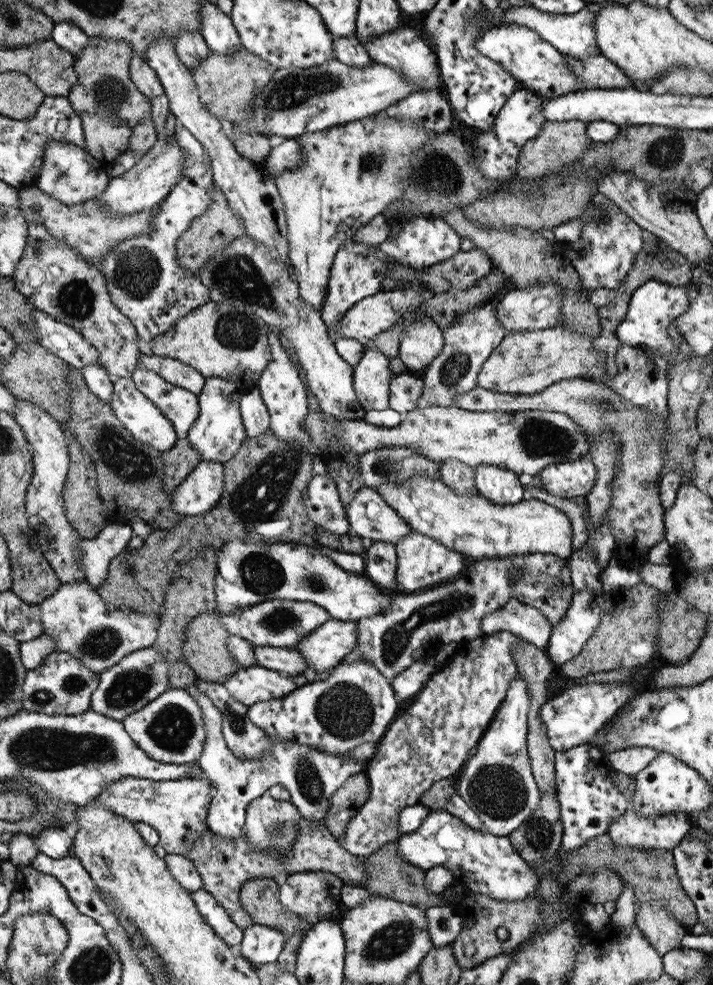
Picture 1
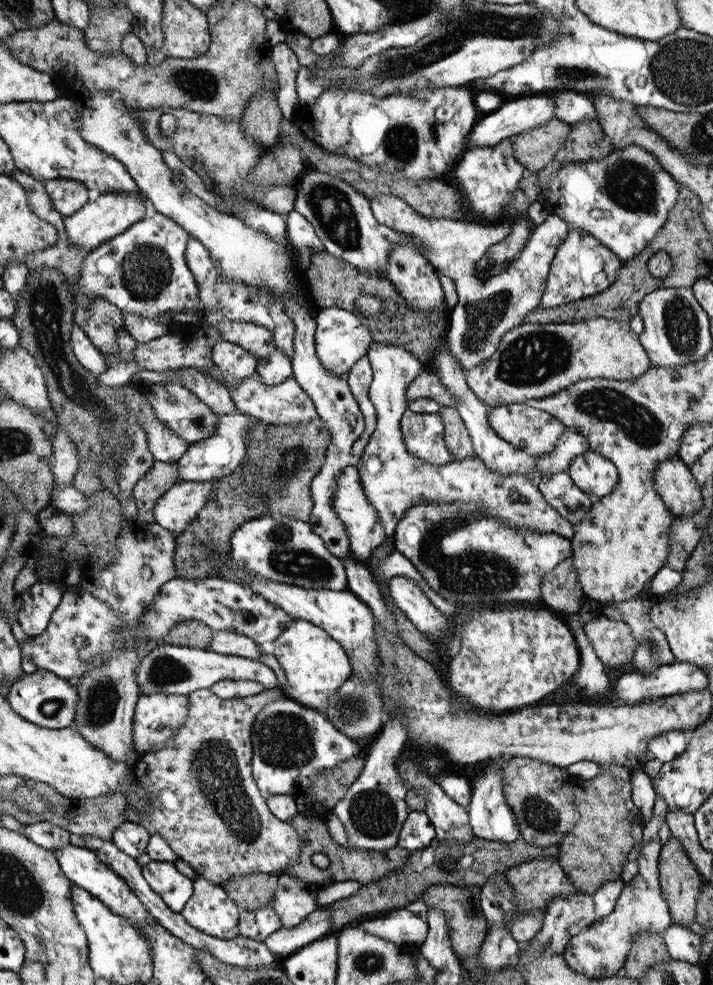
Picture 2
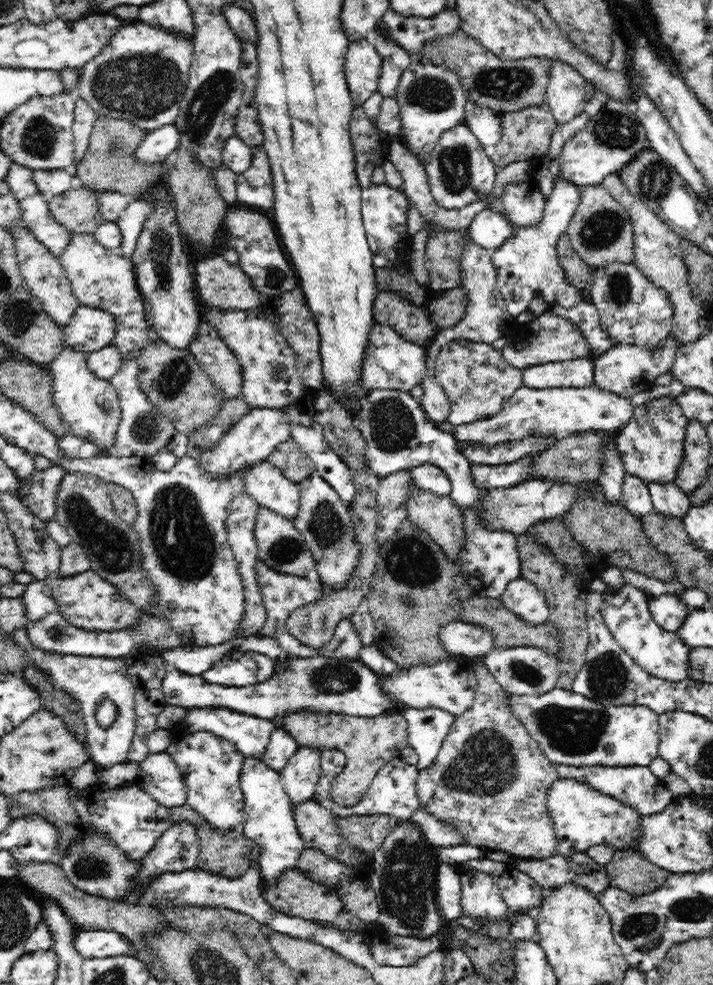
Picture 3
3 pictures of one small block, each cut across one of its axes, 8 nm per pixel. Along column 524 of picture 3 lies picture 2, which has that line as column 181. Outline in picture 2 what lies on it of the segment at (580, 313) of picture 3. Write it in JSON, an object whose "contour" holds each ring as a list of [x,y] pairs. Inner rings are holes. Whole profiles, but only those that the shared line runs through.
{"contour":[[[156,213],[153,217],[143,218],[86,255],[79,278],[81,289],[85,290],[89,299],[102,297],[114,300],[122,311],[139,314],[142,318],[157,318],[170,310],[177,313],[194,312],[203,318],[203,310],[197,304],[197,281],[188,265],[189,237],[185,227],[165,214]]]}

